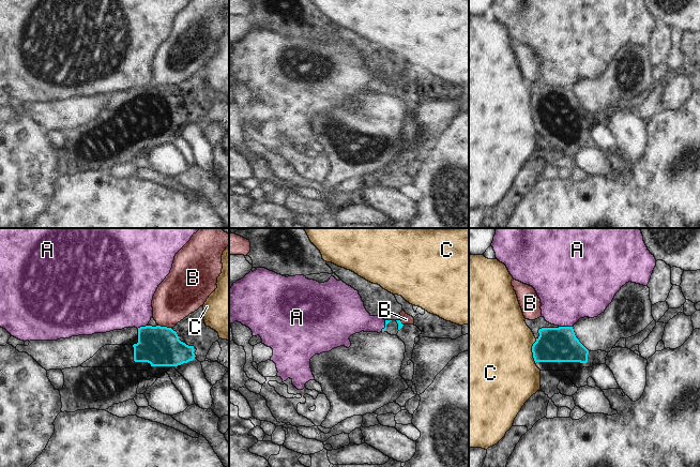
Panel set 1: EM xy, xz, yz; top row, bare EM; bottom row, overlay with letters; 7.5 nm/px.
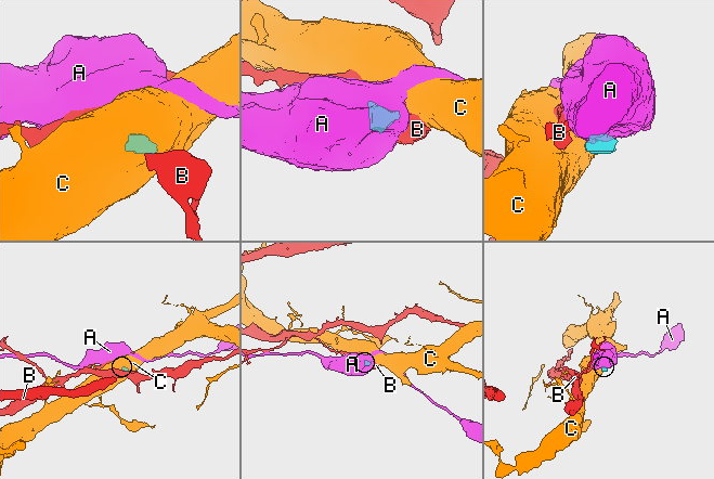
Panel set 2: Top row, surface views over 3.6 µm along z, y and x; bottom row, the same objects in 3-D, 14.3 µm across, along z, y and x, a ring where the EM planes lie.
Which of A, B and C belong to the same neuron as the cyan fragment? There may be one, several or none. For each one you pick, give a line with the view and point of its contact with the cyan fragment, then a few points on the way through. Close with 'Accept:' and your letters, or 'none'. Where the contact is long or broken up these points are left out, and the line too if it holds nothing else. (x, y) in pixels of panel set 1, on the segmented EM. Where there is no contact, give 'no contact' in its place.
C: contact yz (532, 350)
Accept: C

